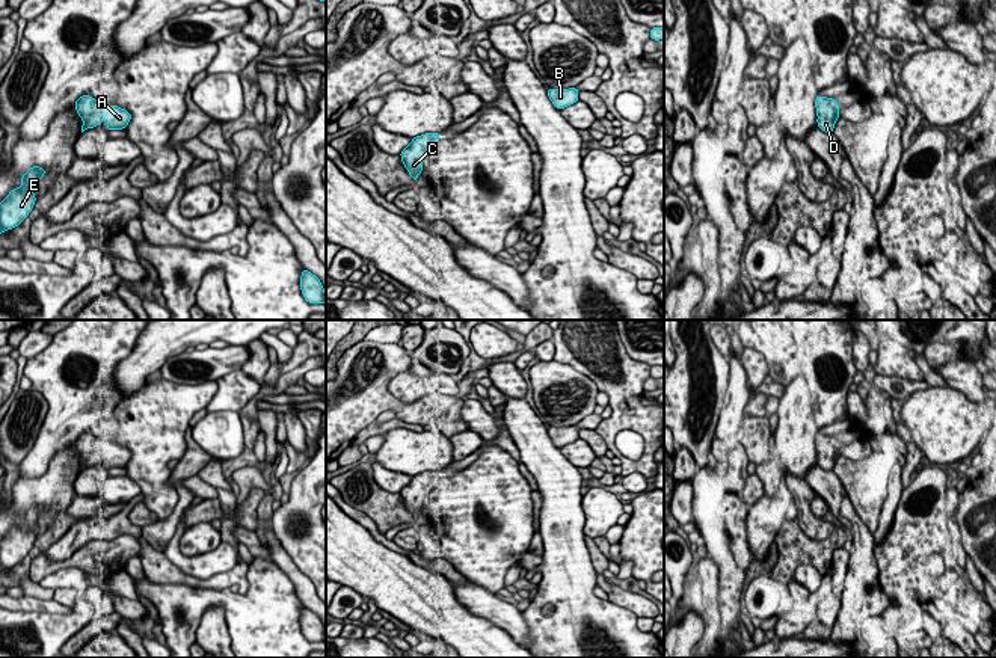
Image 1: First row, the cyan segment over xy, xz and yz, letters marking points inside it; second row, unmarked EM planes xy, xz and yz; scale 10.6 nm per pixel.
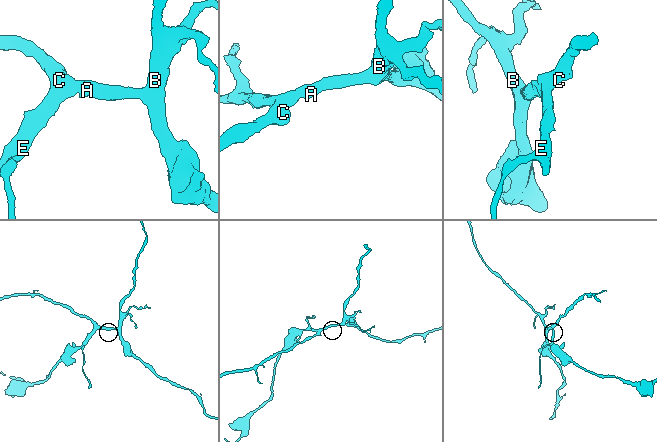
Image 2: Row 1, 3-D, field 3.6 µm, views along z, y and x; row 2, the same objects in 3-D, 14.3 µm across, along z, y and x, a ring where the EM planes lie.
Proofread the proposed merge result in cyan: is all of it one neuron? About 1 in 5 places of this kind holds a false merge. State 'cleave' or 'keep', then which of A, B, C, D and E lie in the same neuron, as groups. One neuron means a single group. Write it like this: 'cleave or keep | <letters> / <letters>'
keep | A B C D E

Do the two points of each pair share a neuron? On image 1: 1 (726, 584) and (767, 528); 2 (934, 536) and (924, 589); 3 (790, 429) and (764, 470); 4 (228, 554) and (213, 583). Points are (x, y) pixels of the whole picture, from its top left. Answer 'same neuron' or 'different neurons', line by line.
1: different neurons
2: same neuron
3: different neurons
4: different neurons

